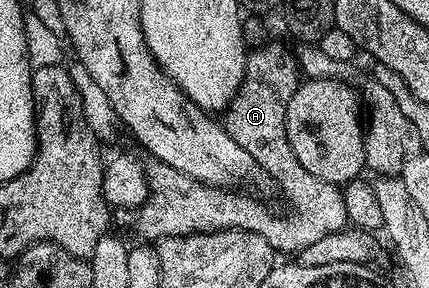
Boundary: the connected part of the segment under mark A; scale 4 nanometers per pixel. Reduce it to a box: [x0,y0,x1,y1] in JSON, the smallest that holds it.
[137,43,348,255]

